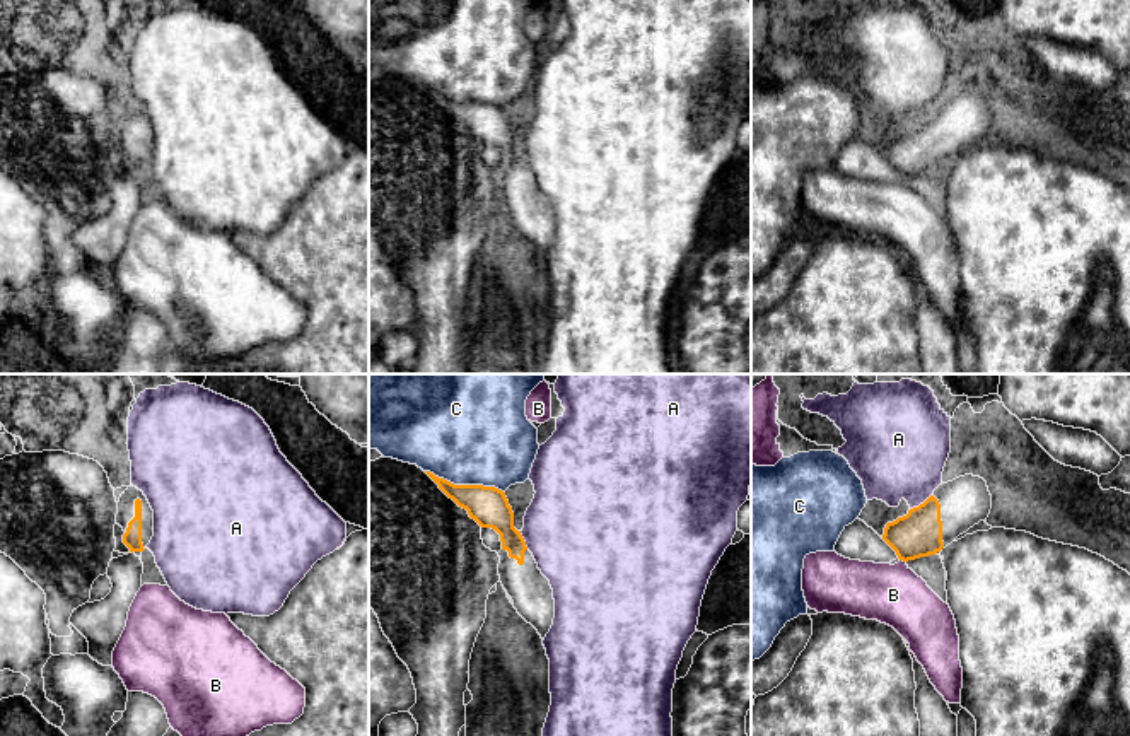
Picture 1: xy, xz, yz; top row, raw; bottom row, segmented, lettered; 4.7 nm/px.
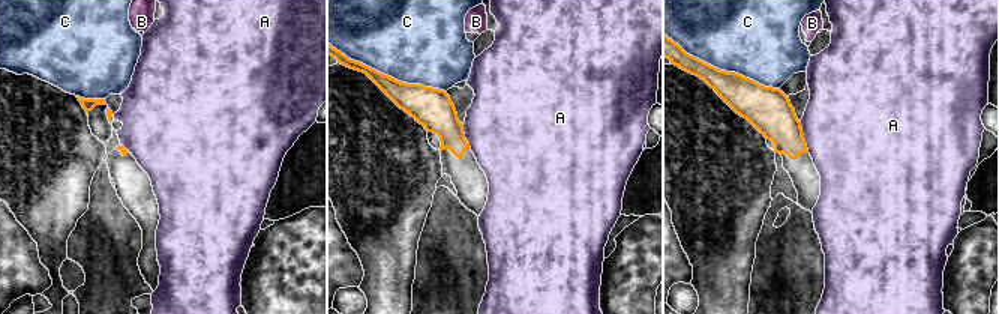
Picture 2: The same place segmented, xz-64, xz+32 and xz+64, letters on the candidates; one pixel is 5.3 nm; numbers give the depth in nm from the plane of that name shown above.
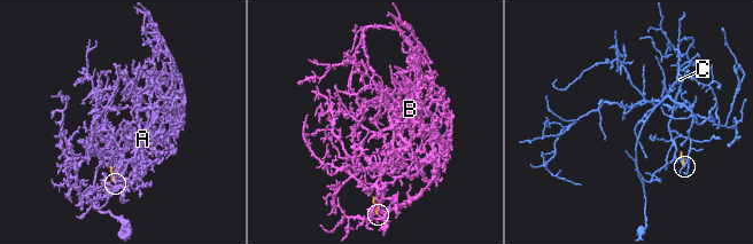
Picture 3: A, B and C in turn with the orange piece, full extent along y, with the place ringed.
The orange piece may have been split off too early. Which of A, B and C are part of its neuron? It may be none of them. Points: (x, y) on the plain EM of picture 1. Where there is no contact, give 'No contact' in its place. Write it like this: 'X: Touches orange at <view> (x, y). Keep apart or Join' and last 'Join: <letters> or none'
A: Touches orange at yz (920, 122). Keep apart
B: Touches orange at yz (903, 178). Keep apart
C: Touches orange at xz (465, 103). Keep apart
Join: none

